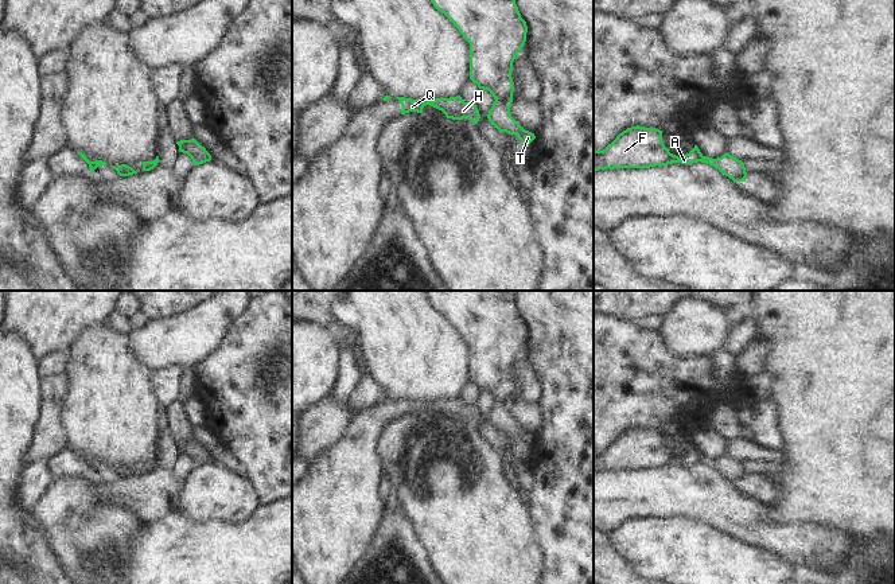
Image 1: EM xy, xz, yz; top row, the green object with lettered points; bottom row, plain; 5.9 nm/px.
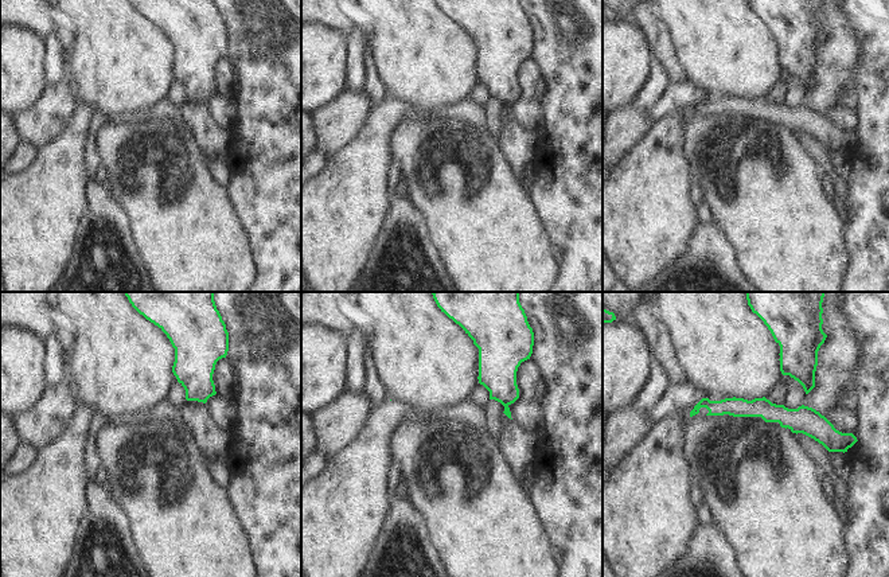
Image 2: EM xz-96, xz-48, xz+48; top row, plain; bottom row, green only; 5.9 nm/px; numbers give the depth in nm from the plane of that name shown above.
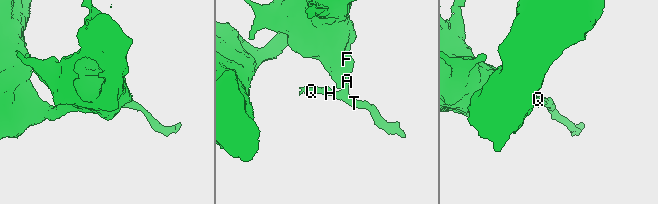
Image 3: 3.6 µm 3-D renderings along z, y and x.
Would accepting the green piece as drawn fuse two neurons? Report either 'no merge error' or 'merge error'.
merge error

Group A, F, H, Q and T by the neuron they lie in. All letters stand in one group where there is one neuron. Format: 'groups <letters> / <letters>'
groups A F / H Q T

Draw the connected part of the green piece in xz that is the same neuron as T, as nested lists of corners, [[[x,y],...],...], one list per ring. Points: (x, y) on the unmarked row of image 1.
[[[507,398],[502,402],[494,402],[489,412],[487,420],[499,433],[515,436],[525,447],[536,440],[534,435],[525,432],[510,416],[510,408],[513,398]]]

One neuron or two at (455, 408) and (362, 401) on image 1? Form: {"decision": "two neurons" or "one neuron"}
{"decision": "two neurons"}

